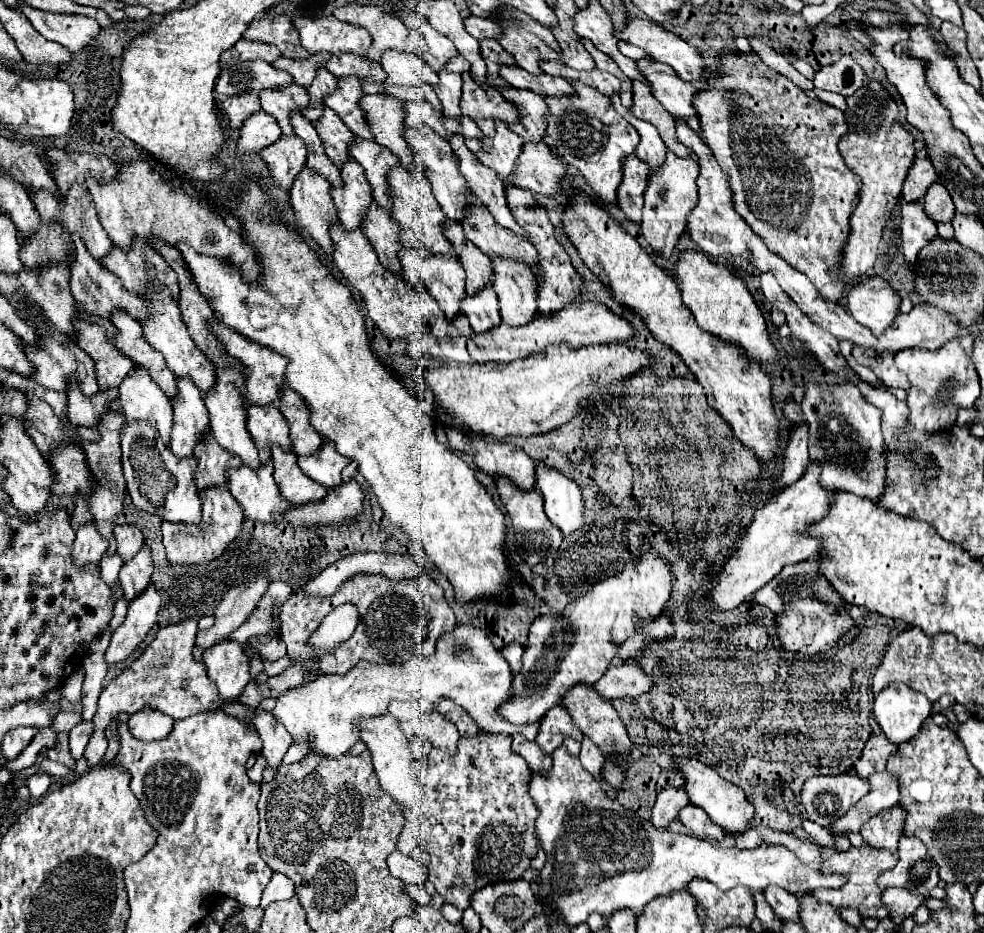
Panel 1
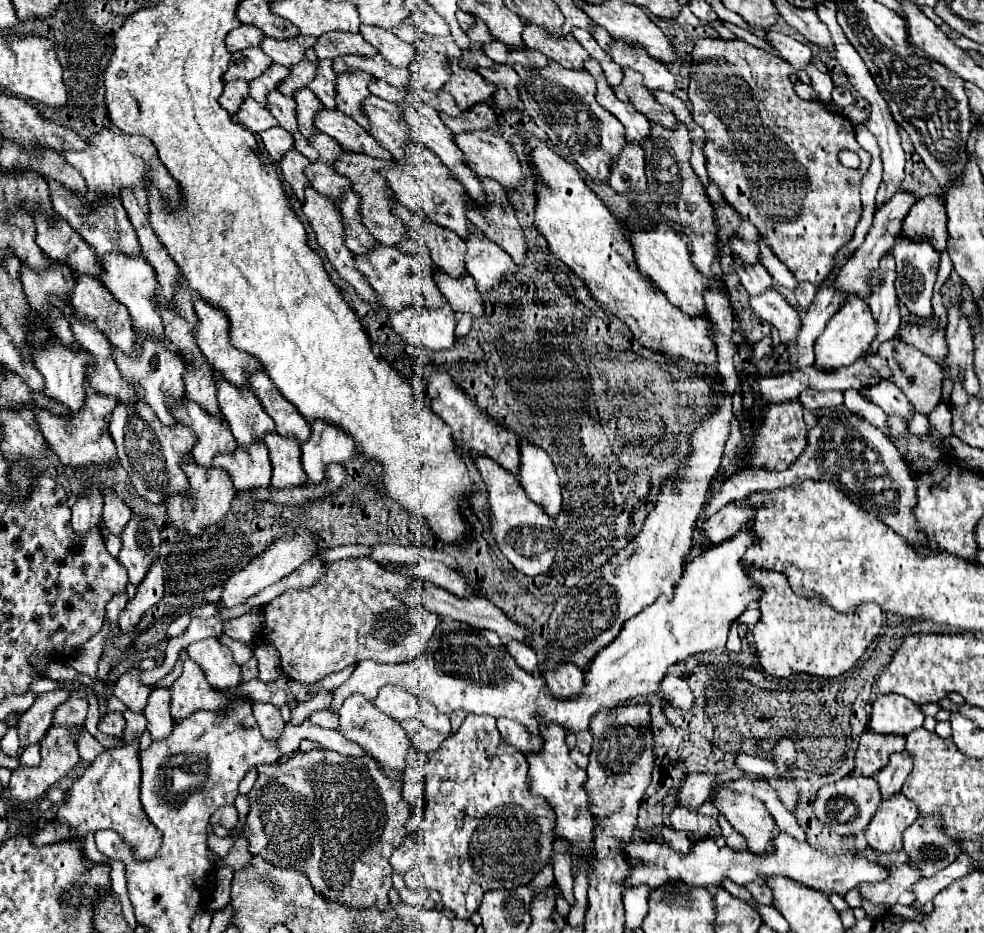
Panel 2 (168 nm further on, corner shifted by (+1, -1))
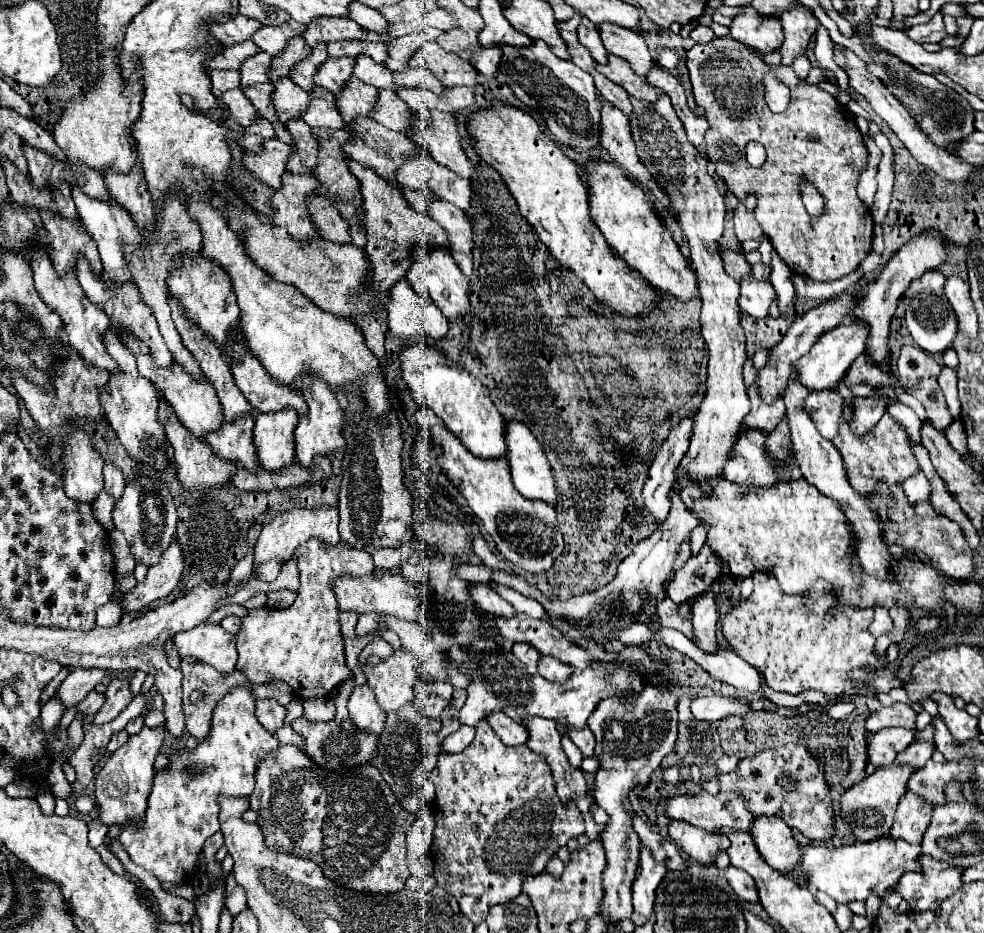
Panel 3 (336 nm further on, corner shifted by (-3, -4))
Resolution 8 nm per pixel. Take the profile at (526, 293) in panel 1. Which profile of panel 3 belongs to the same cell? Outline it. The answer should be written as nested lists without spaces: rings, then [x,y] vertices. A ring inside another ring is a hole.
[[[404,189],[406,201],[420,213],[428,215],[436,223],[440,223],[450,237],[450,253],[456,259],[458,267],[464,275],[472,275],[472,245],[474,245],[474,231],[470,219],[464,211],[456,209],[456,205],[446,201],[428,201],[420,191]]]

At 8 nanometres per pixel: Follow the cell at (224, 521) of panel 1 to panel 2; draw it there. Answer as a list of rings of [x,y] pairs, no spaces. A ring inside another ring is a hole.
[[[184,456],[180,462],[182,470],[188,476],[188,492],[186,494],[176,494],[172,498],[166,500],[166,508],[168,508],[168,522],[174,526],[182,526],[180,530],[186,530],[190,534],[200,534],[206,526],[216,524],[218,520],[222,520],[226,516],[226,512],[230,510],[232,498],[236,494],[236,488],[232,484],[232,478],[228,476],[228,472],[224,472],[222,468],[204,468],[204,466],[196,466],[192,456]]]

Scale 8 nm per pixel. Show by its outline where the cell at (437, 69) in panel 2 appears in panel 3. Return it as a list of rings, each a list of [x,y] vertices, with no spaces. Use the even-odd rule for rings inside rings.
[[[424,29],[424,31],[418,31],[418,33],[410,33],[410,35],[404,35],[404,37],[398,37],[392,47],[388,49],[388,63],[386,67],[392,71],[392,73],[400,73],[400,71],[406,71],[410,67],[410,59],[412,55],[426,43],[426,41],[436,41],[438,35],[442,35],[444,31],[440,29]]]

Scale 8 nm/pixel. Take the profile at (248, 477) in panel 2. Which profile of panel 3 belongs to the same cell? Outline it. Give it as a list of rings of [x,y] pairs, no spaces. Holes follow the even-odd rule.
[[[242,417],[236,423],[224,423],[218,431],[208,435],[208,443],[218,457],[236,461],[250,473],[256,473],[260,467],[260,459],[252,439],[252,427],[252,417]]]

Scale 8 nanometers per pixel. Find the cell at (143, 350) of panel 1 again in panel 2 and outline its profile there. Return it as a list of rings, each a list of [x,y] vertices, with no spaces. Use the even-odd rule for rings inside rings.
[[[74,272],[74,290],[68,296],[70,306],[74,306],[76,316],[78,318],[88,318],[94,320],[96,326],[110,338],[110,342],[118,348],[122,348],[126,354],[134,354],[132,346],[134,346],[134,328],[132,328],[132,320],[128,318],[128,310],[124,310],[124,306],[120,306],[120,302],[116,302],[116,298],[112,298],[112,294],[108,294],[106,286],[90,276],[90,274],[80,274]]]

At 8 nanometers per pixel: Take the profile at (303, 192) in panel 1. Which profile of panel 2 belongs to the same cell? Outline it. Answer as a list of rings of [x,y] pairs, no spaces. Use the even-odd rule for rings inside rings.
[[[288,150],[282,160],[280,160],[280,172],[284,176],[284,180],[290,184],[290,188],[294,190],[294,194],[298,196],[298,200],[304,200],[304,186],[308,184],[308,178],[304,178],[304,168],[310,164],[308,158],[304,158],[298,150]]]

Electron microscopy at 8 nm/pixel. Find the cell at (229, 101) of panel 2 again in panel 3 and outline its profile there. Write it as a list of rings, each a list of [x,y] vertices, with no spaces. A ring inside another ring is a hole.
[[[210,71],[212,77],[212,93],[220,97],[220,93],[226,93],[228,89],[240,87],[240,73],[238,71]]]

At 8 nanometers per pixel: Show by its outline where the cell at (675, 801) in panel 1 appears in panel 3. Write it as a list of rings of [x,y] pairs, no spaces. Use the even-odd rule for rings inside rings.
[[[784,745],[780,749],[768,749],[746,757],[738,763],[732,773],[718,775],[720,791],[736,791],[746,797],[748,811],[758,815],[776,815],[782,817],[790,827],[796,827],[810,839],[830,839],[834,833],[832,827],[832,805],[828,795],[828,785],[822,777],[822,771],[810,751],[802,745]]]

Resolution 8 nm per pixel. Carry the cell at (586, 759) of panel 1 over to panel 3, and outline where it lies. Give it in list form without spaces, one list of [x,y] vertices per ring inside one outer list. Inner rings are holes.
[[[588,727],[584,729],[570,729],[570,739],[580,747],[580,751],[584,753],[584,757],[592,757],[594,755],[594,735]]]

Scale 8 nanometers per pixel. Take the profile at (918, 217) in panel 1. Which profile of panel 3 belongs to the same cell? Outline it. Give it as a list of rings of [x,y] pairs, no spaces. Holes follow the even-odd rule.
[[[930,269],[926,271],[922,277],[914,279],[908,289],[904,291],[904,305],[906,305],[906,323],[908,323],[908,331],[914,339],[914,343],[928,351],[928,353],[942,353],[946,351],[954,337],[956,337],[956,315],[948,303],[948,299],[944,299],[944,283],[946,283],[946,277],[936,271],[936,269]]]

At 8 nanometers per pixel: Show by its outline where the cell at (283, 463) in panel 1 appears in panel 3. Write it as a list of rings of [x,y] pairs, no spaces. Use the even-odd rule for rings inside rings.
[[[294,409],[256,415],[254,445],[258,449],[262,469],[278,473],[280,469],[296,463],[296,425],[298,413]]]

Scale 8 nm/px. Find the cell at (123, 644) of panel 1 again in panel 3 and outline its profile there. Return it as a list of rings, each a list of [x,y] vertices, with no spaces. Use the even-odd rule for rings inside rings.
[[[174,541],[162,553],[162,559],[148,569],[144,583],[138,583],[130,593],[124,595],[124,599],[120,603],[124,607],[124,611],[132,613],[138,609],[146,609],[156,599],[168,597],[182,575],[182,567],[184,567],[182,551],[180,551],[180,545]]]

